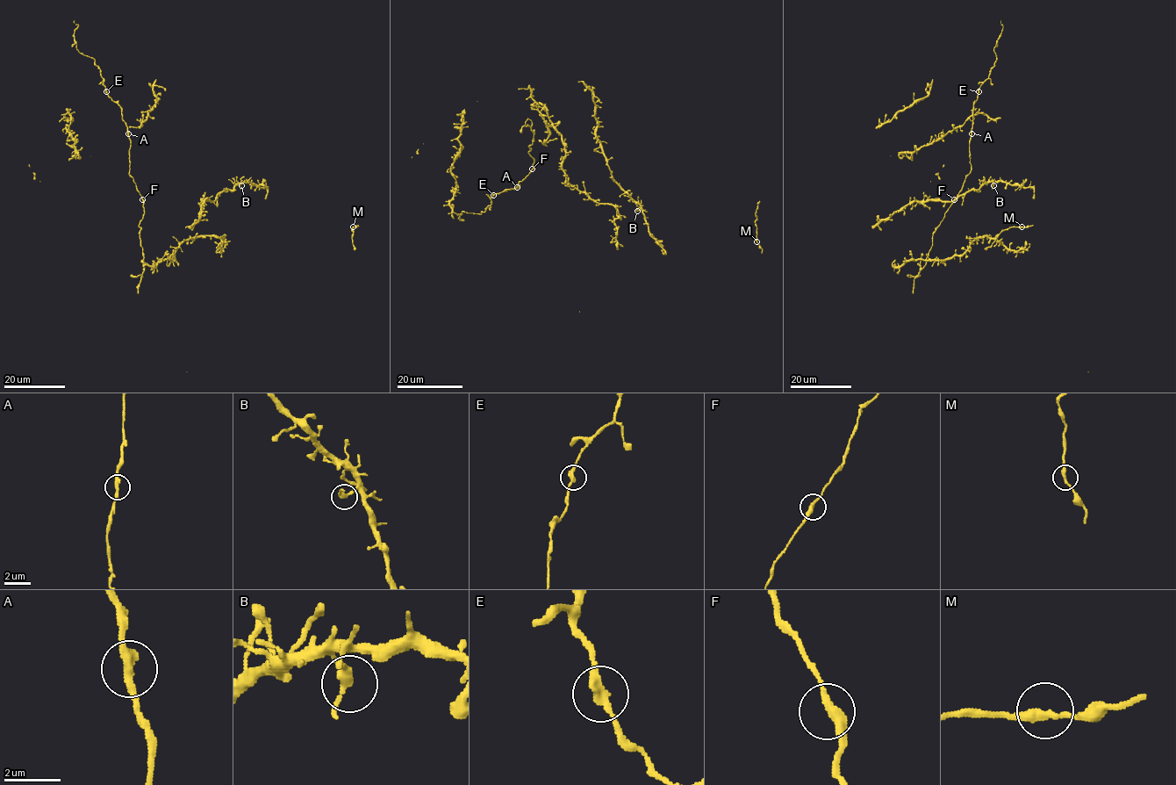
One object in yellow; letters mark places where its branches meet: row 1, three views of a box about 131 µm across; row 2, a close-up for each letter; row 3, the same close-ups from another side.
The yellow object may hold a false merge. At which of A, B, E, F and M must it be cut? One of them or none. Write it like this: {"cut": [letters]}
{"cut": []}

